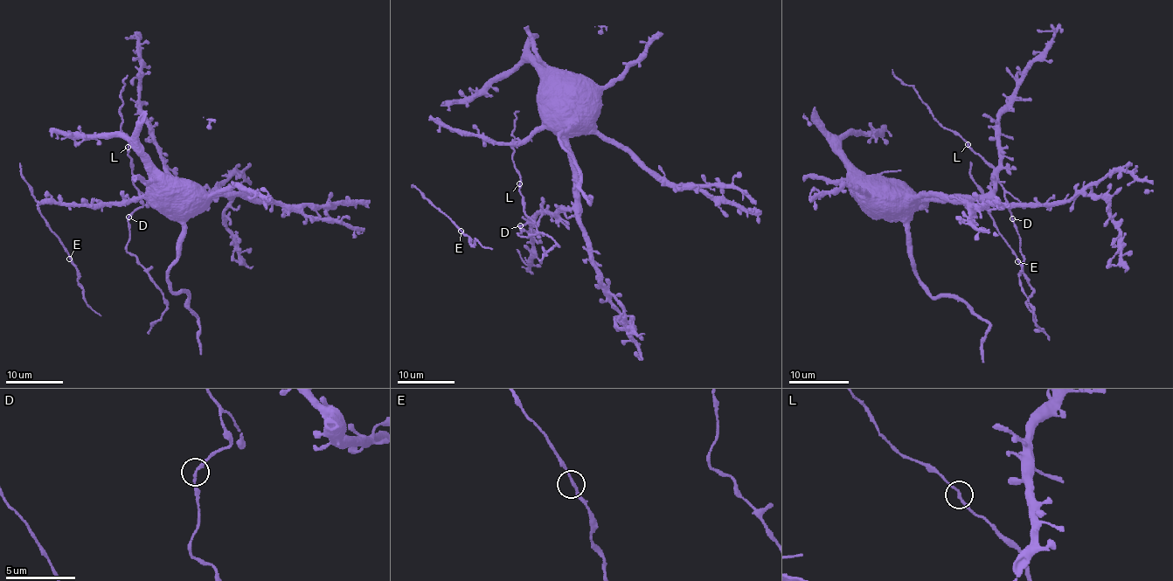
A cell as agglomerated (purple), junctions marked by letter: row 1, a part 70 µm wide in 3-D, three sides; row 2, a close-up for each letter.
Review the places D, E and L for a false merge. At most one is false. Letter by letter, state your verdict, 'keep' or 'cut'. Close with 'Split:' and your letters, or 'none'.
D: keep
E: keep
L: keep
Split: none

